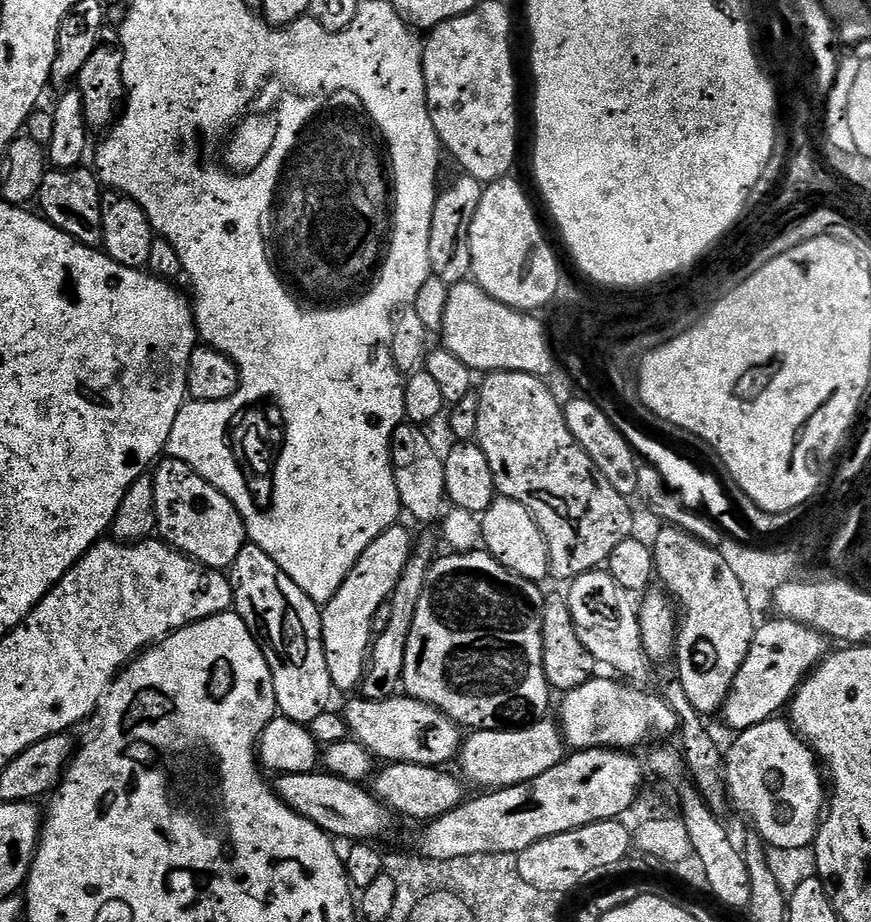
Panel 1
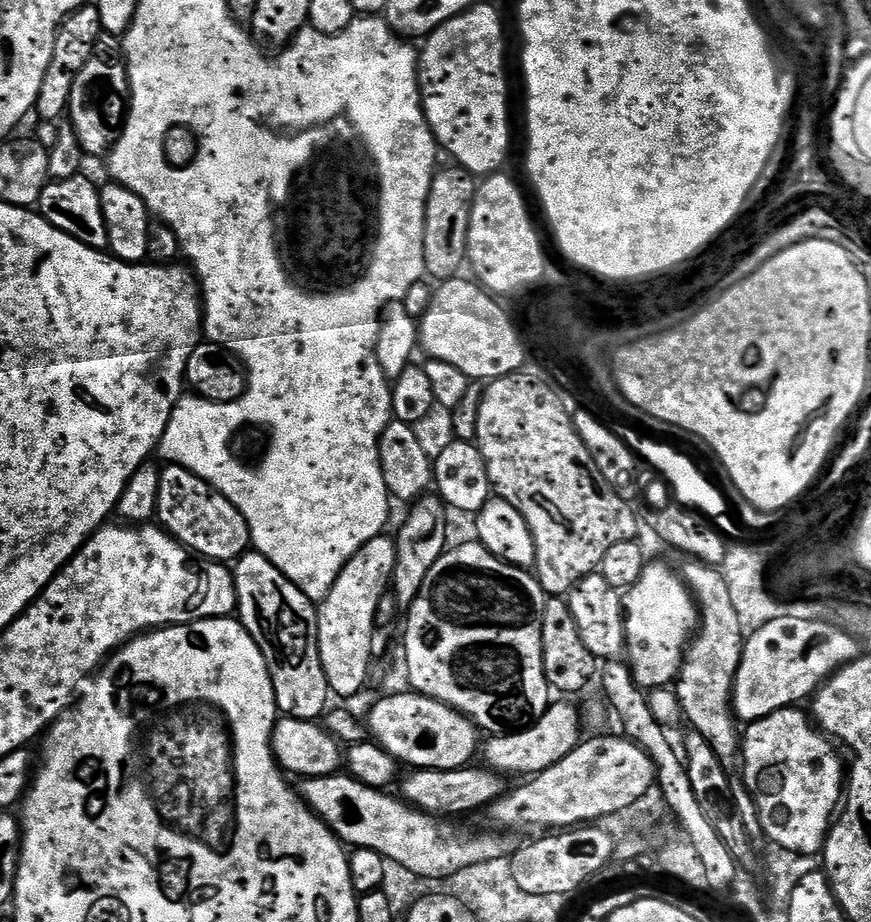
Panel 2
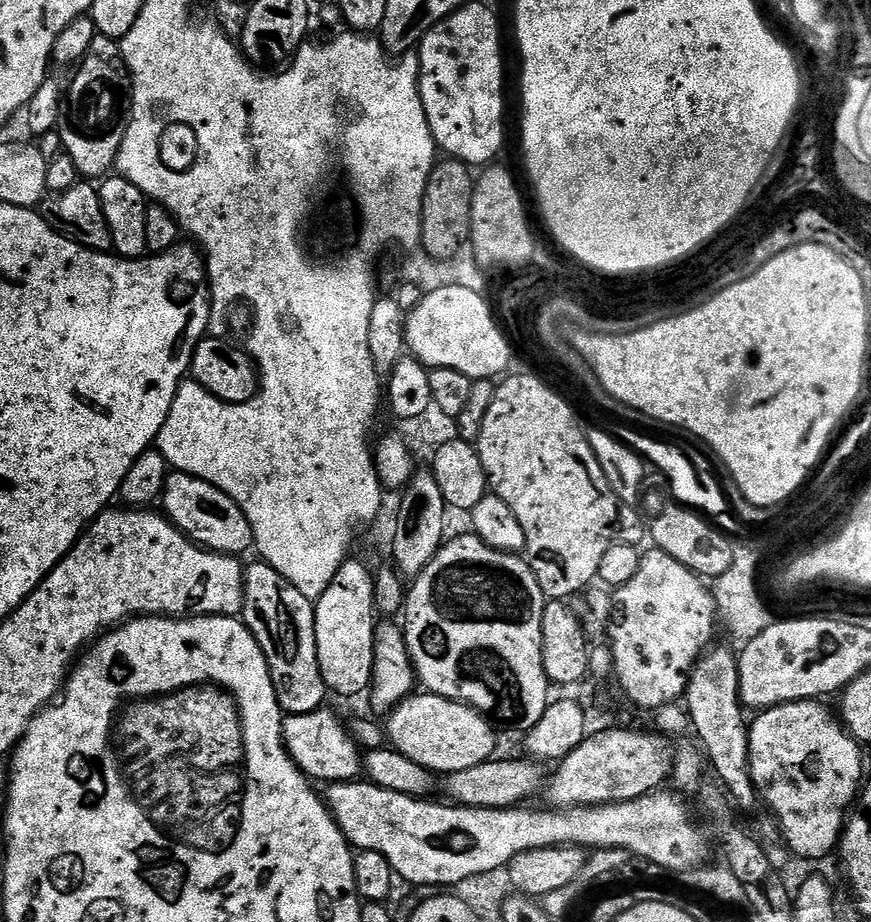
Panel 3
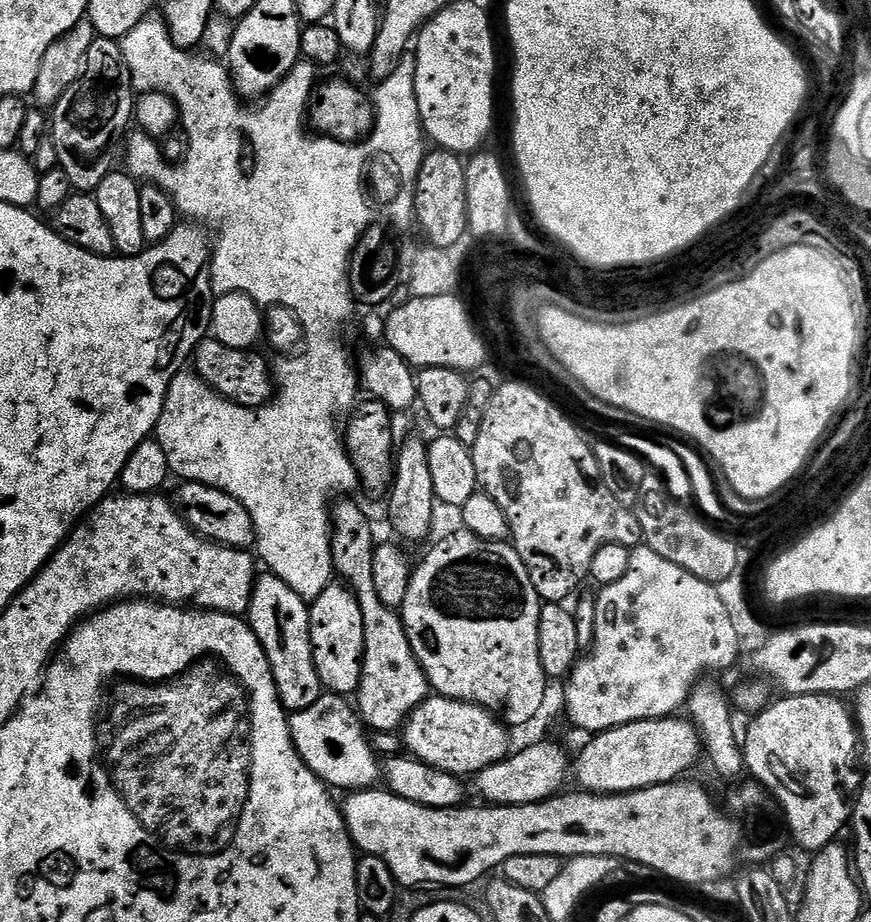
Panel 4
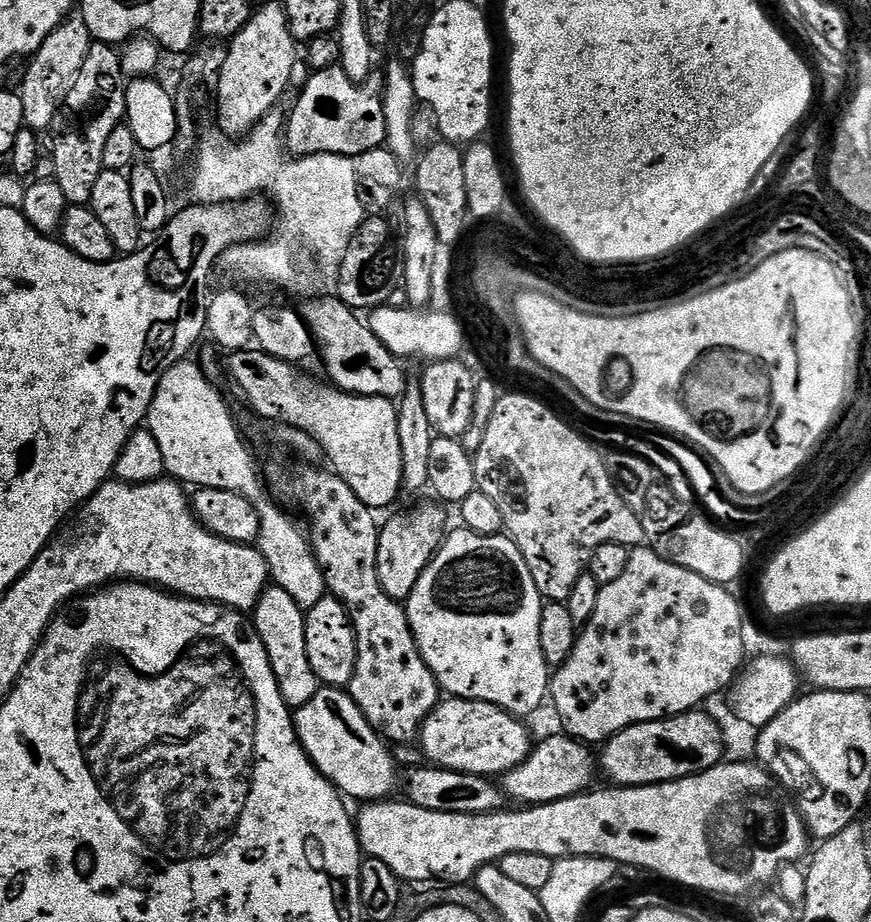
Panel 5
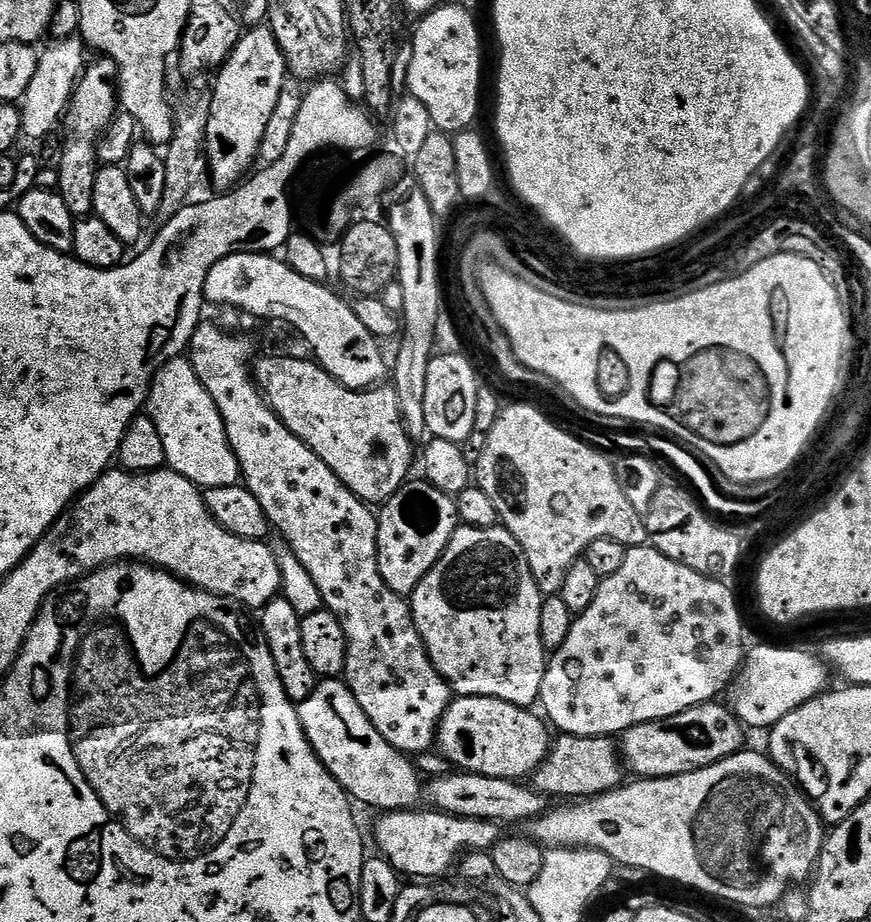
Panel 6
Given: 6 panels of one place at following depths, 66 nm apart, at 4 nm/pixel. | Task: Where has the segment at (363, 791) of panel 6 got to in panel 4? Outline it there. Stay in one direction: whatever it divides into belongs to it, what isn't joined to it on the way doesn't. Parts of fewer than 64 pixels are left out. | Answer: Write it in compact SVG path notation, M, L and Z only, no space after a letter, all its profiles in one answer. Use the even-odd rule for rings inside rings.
M321 694L314 706L291 713L288 725L298 754L325 785L333 789L368 790L375 785L372 784L375 780L381 779L382 764L379 759L376 761L376 752L368 741L369 733L364 721L357 709L353 705L351 708L348 703L345 697Z

